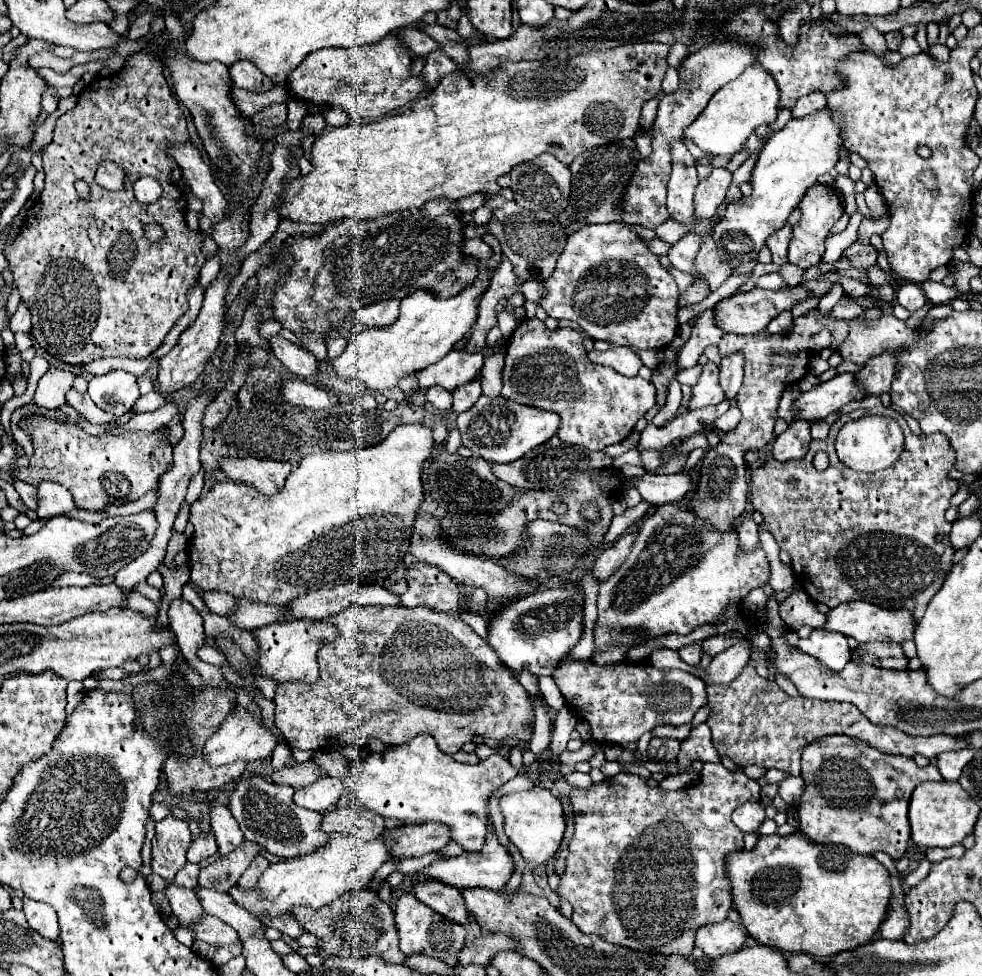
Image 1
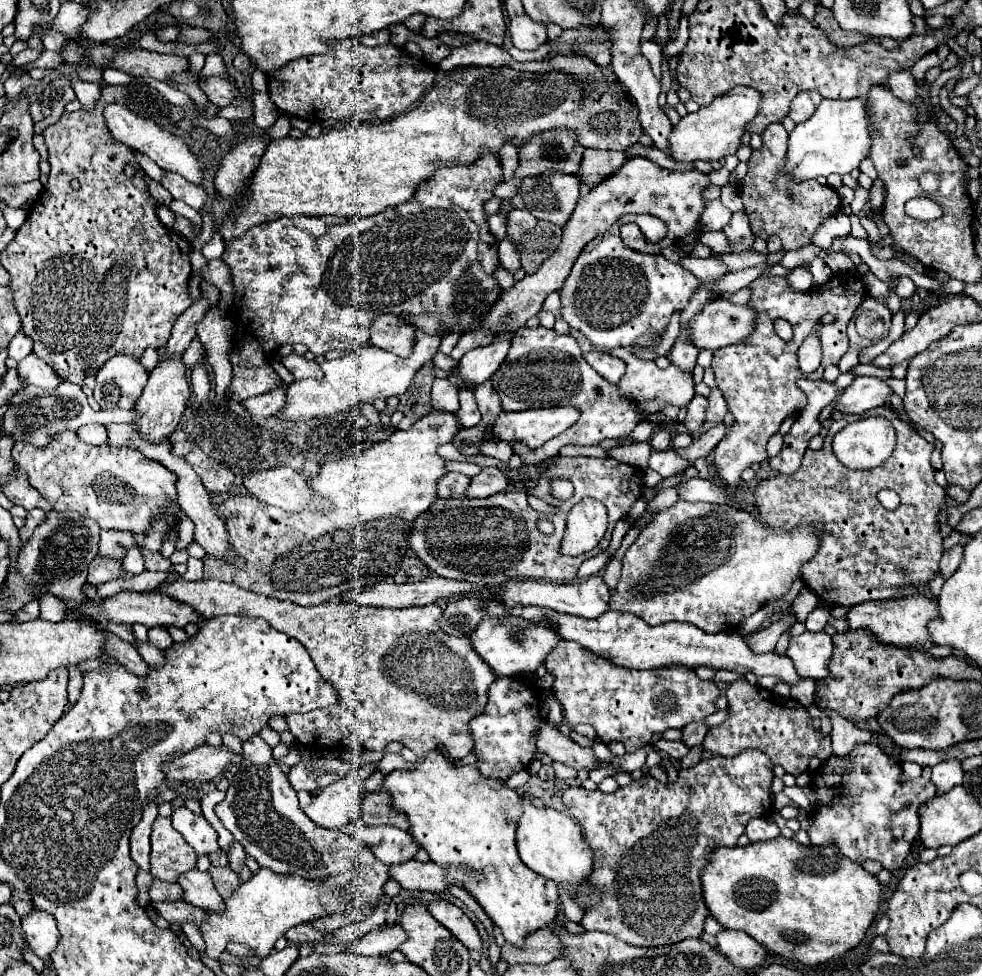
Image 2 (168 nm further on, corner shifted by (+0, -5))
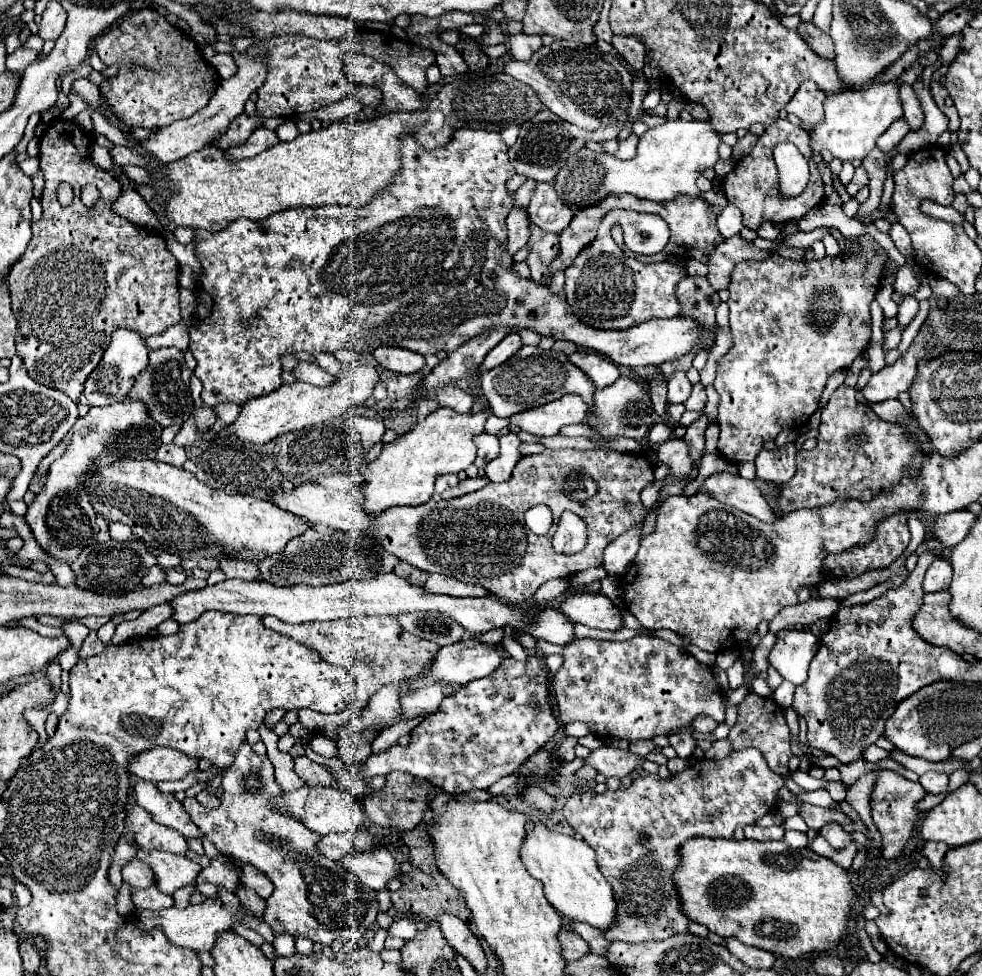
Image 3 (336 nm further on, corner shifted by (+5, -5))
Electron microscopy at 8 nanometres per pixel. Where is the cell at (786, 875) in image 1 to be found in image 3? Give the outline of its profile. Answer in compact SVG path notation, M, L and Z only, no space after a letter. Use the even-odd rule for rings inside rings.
M693 837L679 847L679 865L673 875L679 893L681 911L691 921L705 925L723 939L735 937L741 943L771 951L781 957L799 957L803 953L827 953L839 945L849 923L849 911L855 901L845 869L811 849L787 849L785 841L735 841Z

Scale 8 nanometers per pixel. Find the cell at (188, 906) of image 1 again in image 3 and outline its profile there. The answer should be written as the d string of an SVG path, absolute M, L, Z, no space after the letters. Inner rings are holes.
M131 859L127 861L127 865L121 869L123 873L123 881L129 883L131 887L139 887L139 889L147 889L151 885L155 885L155 877L151 867L147 867L143 861L139 859Z

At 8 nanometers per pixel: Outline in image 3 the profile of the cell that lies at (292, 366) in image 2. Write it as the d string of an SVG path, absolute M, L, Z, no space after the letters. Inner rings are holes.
M301 361L299 367L293 373L295 373L297 381L305 381L305 383L311 383L311 385L317 385L317 387L329 387L337 381L333 375L323 371L319 365L305 363L305 361Z

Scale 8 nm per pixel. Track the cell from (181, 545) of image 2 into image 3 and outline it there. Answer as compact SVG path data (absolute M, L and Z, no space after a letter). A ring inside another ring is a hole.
M162 551L157 556L157 564L161 567L174 568L181 564L181 558L178 555Z

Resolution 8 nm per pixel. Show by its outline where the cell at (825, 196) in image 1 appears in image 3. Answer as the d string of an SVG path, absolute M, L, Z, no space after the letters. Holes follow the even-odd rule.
M777 119L775 123L771 123L767 127L767 131L759 137L757 145L751 149L751 153L747 153L745 157L741 157L737 161L737 165L733 167L733 171L729 175L723 177L723 193L727 197L727 201L735 207L741 209L743 213L743 225L749 229L757 229L763 221L771 221L771 223L787 223L787 221L799 221L807 211L811 211L813 207L817 207L823 201L823 181L817 169L817 163L813 161L813 155L809 151L809 135L803 127L789 123L787 119ZM781 141L791 141L799 147L799 151L803 153L803 157L809 161L811 167L811 179L805 187L805 191L797 197L783 197L781 189L779 189L779 175L777 175L777 165L773 161L773 147Z

